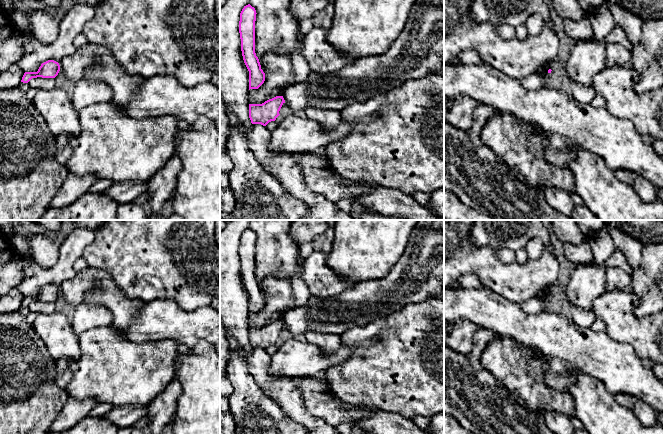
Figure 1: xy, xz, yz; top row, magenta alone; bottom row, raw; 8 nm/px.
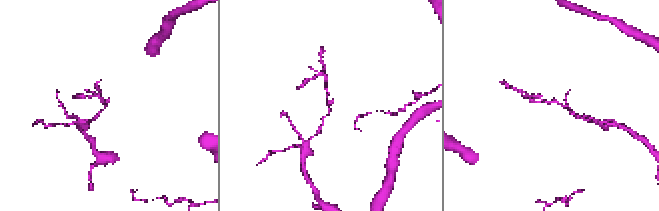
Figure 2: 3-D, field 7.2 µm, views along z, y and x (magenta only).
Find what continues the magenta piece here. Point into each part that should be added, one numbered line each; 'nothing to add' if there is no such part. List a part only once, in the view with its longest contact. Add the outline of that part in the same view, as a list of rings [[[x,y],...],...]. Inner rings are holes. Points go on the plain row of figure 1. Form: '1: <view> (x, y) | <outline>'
nothing to add

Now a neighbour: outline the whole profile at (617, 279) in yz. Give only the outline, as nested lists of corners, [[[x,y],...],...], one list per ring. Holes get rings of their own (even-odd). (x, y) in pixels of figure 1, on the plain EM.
[[[607,268],[607,287],[611,290],[628,290],[632,288],[632,276],[619,268]]]

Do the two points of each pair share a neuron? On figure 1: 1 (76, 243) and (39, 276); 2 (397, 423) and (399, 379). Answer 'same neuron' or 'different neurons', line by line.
1: same neuron
2: different neurons

